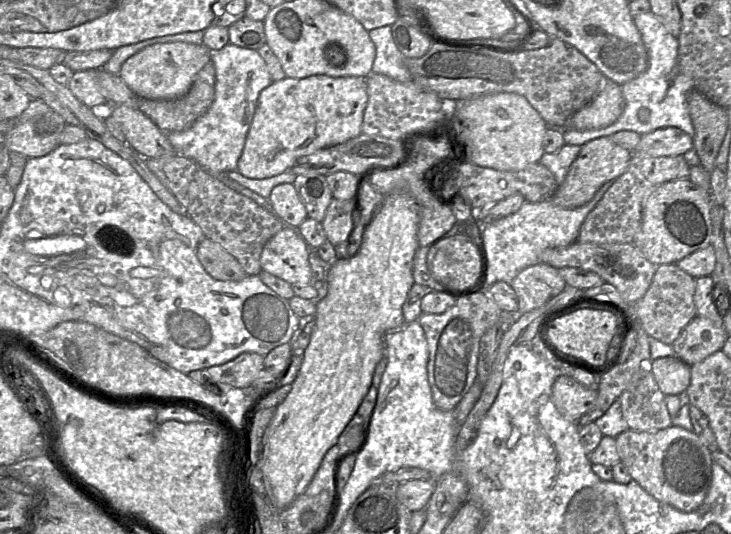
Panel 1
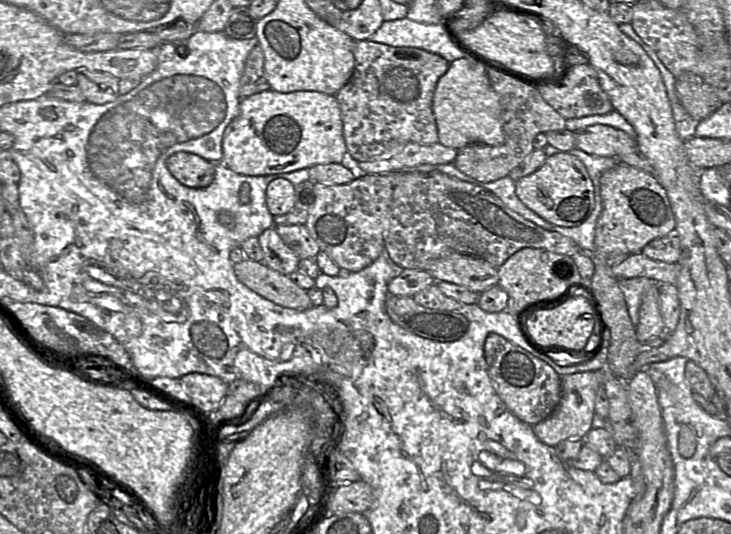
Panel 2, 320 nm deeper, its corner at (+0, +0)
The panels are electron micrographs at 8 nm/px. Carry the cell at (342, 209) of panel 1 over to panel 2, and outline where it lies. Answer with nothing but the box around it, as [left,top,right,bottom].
[305,171,403,272]

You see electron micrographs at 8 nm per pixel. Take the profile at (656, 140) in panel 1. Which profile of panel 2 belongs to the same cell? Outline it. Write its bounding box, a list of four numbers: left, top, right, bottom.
[576,124,638,157]

